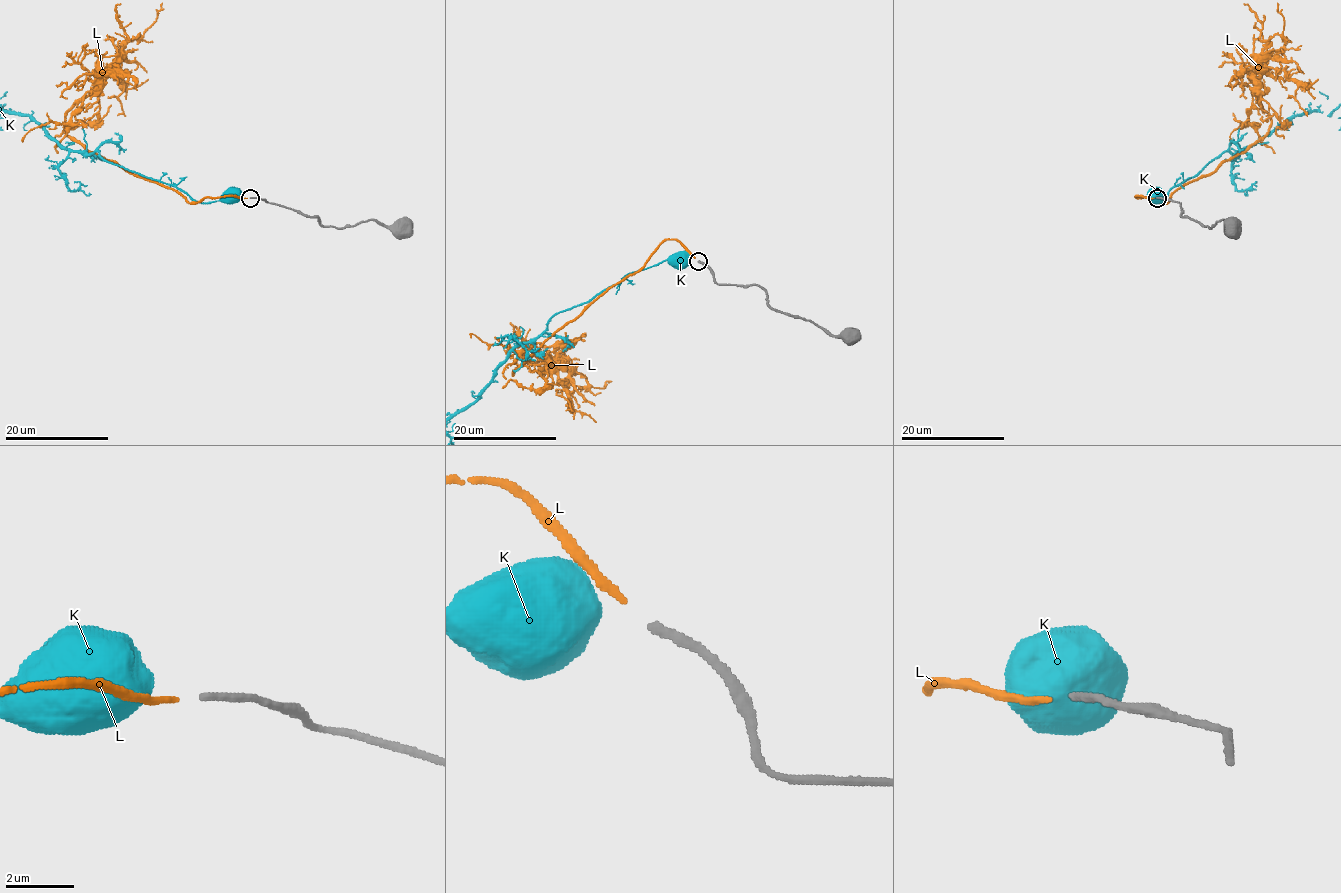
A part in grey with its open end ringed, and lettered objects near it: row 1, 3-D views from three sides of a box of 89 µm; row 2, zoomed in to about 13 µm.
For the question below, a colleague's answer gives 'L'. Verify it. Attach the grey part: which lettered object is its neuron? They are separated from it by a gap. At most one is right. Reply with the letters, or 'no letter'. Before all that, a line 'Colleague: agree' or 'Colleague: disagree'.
Colleague: agree
L

